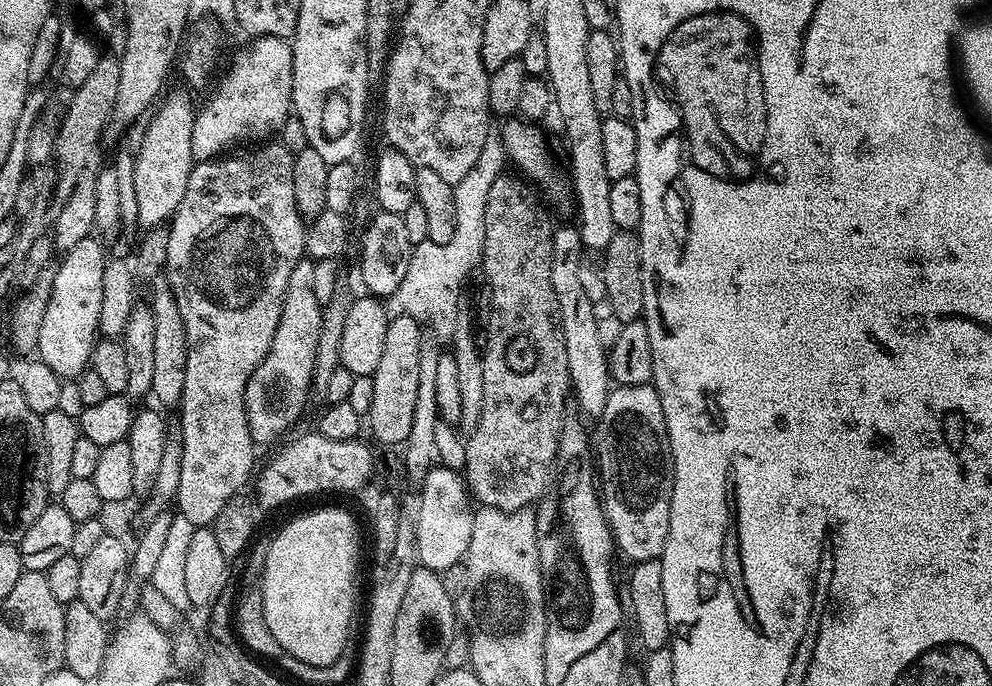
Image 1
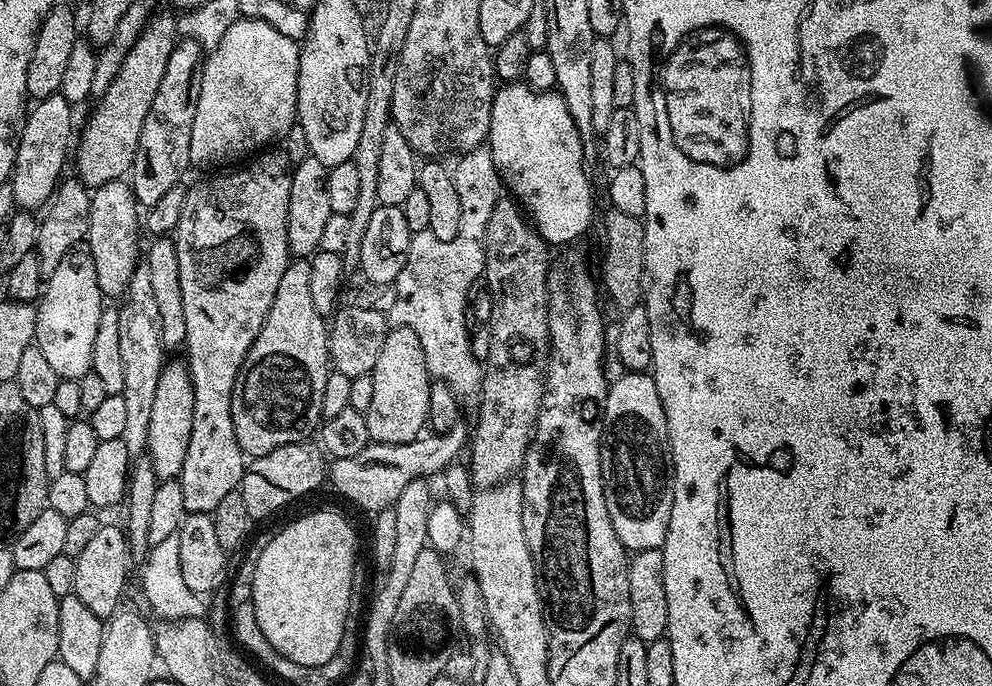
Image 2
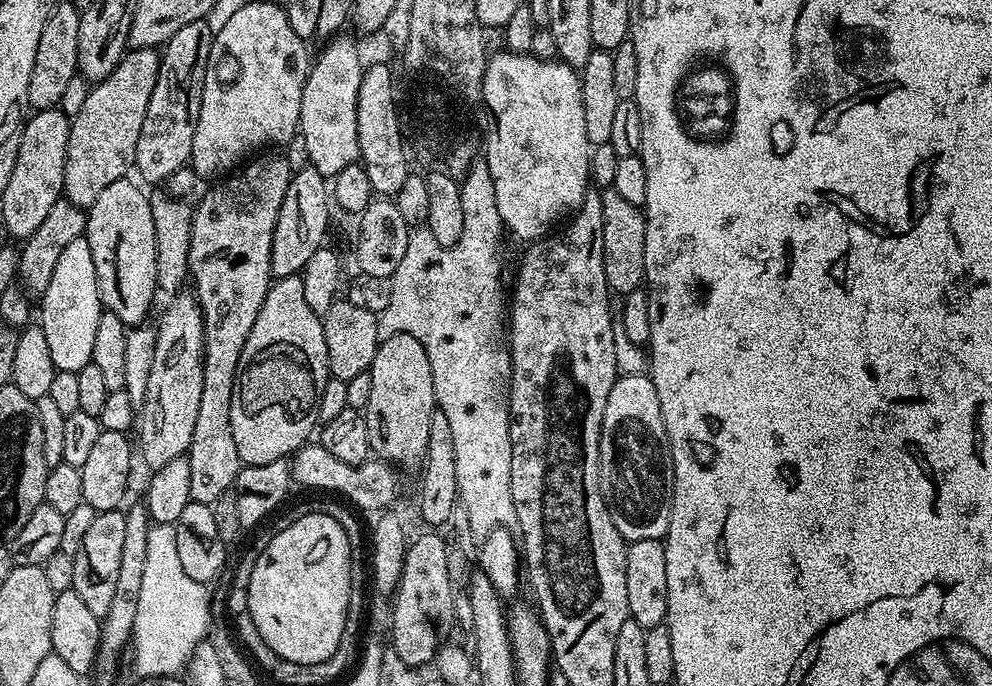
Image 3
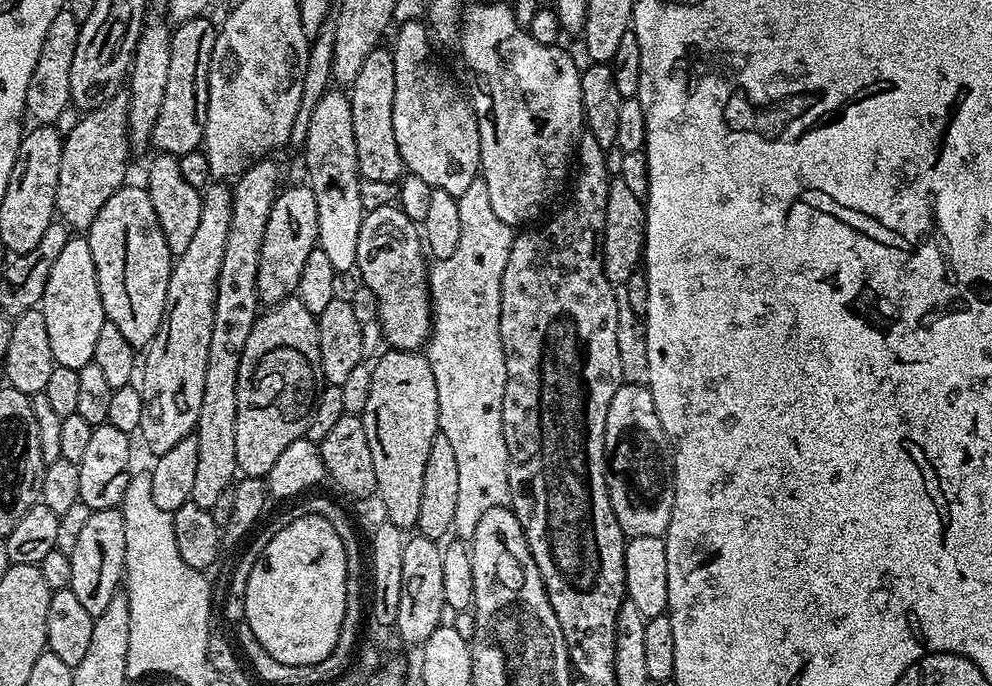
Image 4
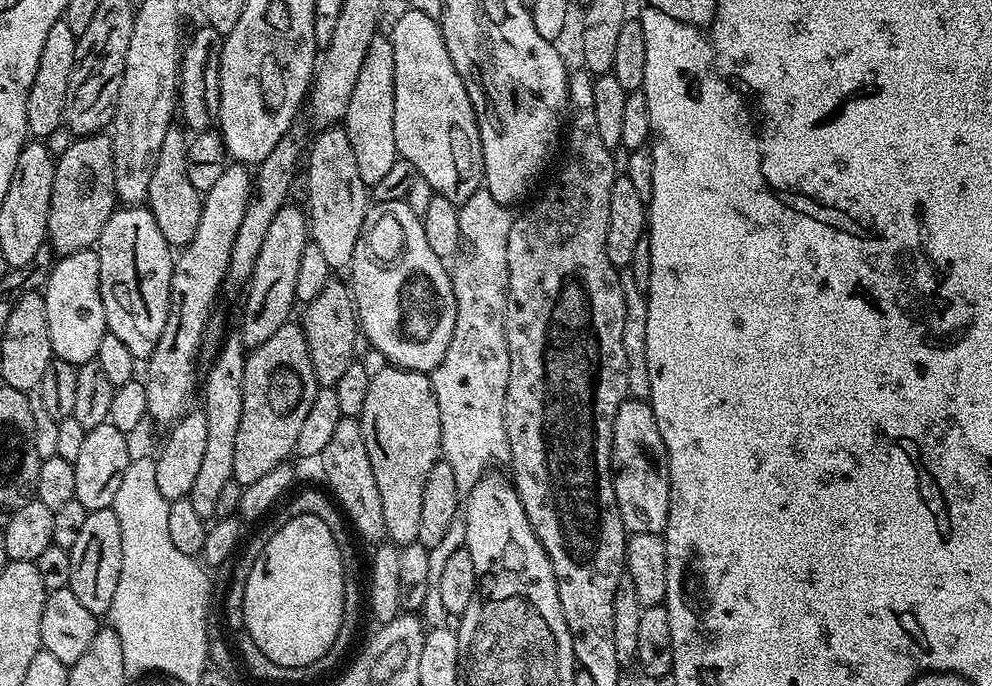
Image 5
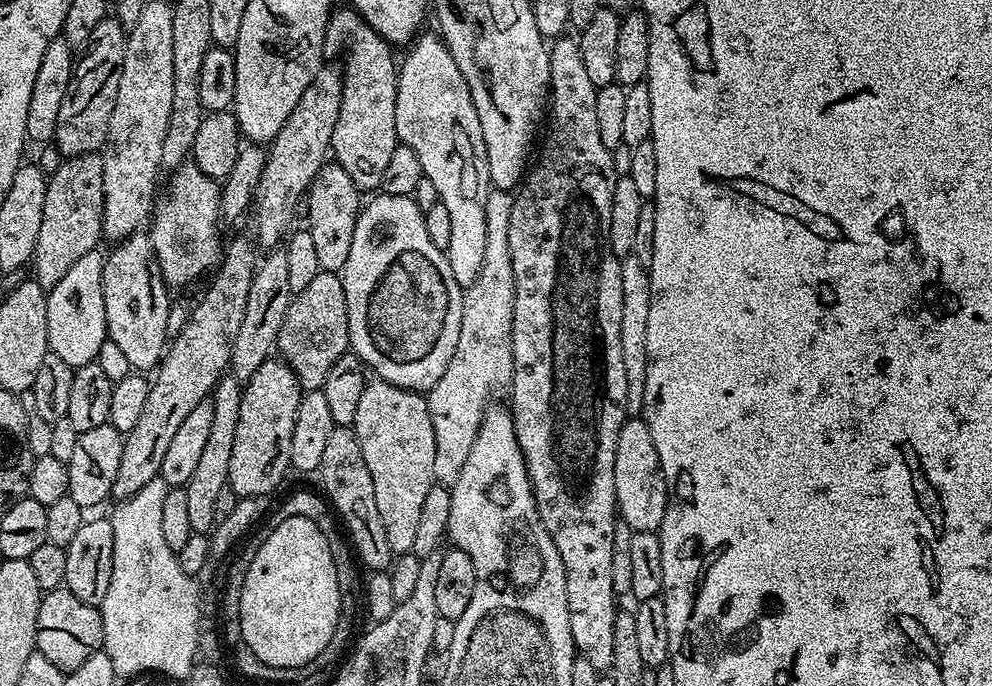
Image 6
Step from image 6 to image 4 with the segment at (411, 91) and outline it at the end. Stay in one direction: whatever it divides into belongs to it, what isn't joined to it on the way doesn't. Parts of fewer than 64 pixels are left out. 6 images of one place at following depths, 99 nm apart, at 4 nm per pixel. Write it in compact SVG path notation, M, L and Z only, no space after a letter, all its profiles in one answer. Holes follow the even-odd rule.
M408 20L398 28L396 45L390 48L394 58L394 142L398 142L402 162L411 175L459 198L462 190L477 180L480 170L476 111L432 57L434 40L427 27L421 21Z

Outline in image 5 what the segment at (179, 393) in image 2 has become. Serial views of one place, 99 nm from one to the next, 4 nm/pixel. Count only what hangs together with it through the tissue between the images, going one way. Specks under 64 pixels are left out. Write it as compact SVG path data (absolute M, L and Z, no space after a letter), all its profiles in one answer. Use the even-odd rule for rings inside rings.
M229 163L223 174L210 186L208 192L203 193L198 218L198 230L194 230L194 238L186 247L179 249L172 265L170 278L170 306L166 326L162 330L162 338L158 338L158 346L148 355L146 367L148 376L144 380L146 386L146 406L148 416L156 419L163 426L171 426L177 420L193 411L198 400L198 372L196 376L196 355L200 352L200 343L204 340L204 331L208 328L208 319L212 316L212 307L216 304L216 295L220 287L226 284L228 267L230 266L230 250L234 250L234 238L238 238L238 230L242 226L242 218L246 218L246 206L252 197L254 176L243 164Z

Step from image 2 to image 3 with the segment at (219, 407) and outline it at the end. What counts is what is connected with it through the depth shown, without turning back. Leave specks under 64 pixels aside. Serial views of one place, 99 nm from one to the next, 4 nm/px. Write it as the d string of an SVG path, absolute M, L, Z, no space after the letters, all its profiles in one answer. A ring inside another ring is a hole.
M264 154L256 159L245 163L235 174L213 183L213 188L204 197L199 197L200 205L197 203L192 213L188 274L204 319L204 373L202 402L198 405L194 438L186 455L190 462L190 494L198 504L213 504L218 494L229 492L242 467L238 449L234 447L234 434L230 434L230 402L236 381L236 367L242 346L246 346L246 338L250 338L250 330L254 330L254 318L258 318L258 310L262 310L262 302L266 302L268 289L274 283L270 266L274 226L278 222L278 210L282 210L282 198L286 198L286 186L292 181L293 172L283 155Z

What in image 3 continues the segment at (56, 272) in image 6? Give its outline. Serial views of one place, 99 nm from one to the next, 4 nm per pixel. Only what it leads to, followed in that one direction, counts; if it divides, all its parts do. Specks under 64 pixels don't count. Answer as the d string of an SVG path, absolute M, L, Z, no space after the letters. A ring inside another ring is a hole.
M133 48L114 66L114 70L99 82L93 83L86 94L82 110L70 120L70 142L66 142L66 166L64 167L63 199L85 210L98 202L98 194L114 182L129 175L130 165L136 159L138 134L142 134L142 118L146 118L146 106L150 106L150 94L154 94L154 82L158 82L161 53L154 48Z

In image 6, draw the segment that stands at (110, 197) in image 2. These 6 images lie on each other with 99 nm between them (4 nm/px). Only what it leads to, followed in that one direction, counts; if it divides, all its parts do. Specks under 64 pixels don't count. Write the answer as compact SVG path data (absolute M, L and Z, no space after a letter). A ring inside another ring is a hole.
M142 235L126 237L112 248L112 253L107 253L102 282L108 339L126 353L133 370L155 369L163 360L170 340L170 289L164 283L164 275L156 261L151 235Z

